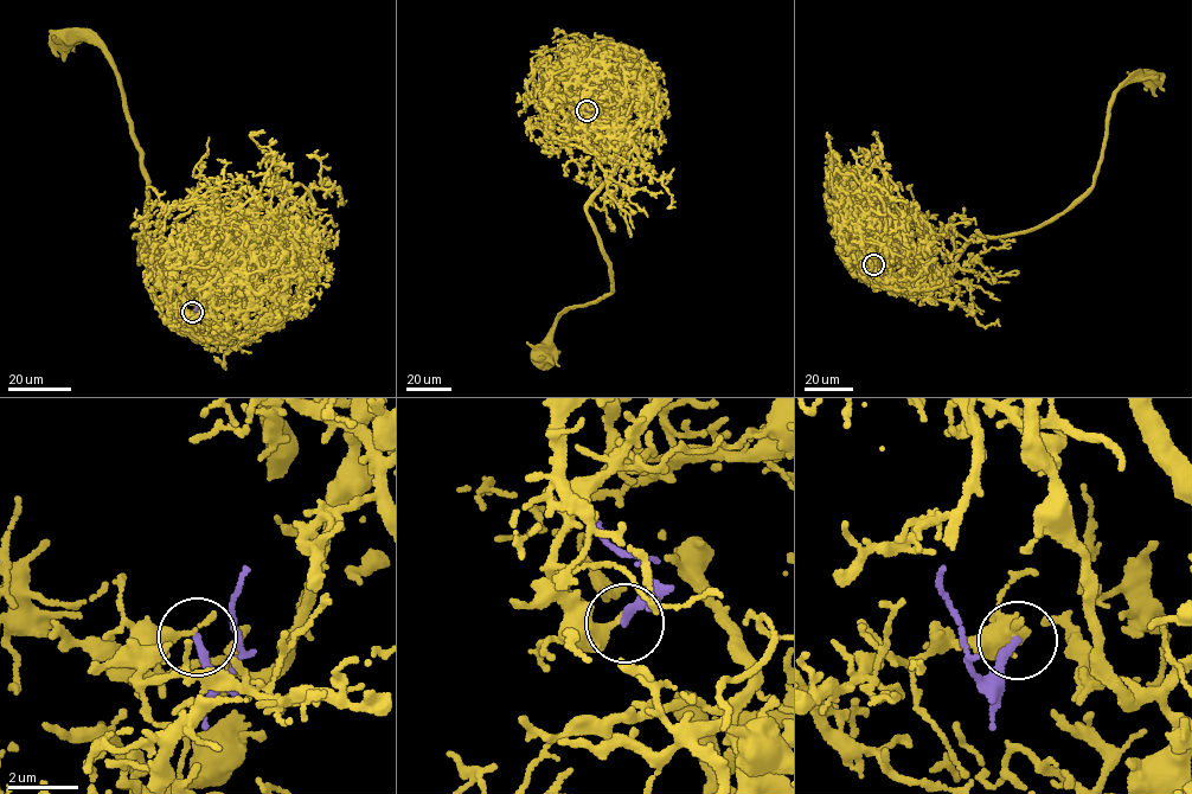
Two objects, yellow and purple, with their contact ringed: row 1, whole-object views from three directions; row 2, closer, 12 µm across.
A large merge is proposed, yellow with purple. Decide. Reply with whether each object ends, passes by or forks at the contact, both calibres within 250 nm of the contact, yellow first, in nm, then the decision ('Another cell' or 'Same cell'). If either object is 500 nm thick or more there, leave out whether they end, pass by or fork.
At the ring yellow ends. At the ring purple ends. Thickness 380 nm (yellow) against 240 nm. Another cell

